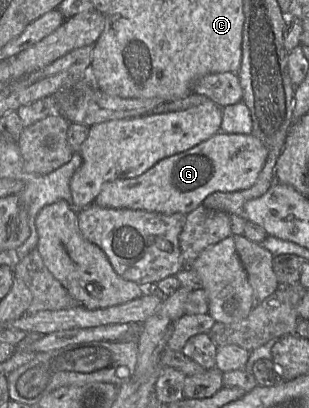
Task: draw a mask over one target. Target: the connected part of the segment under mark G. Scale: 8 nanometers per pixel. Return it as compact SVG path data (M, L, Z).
M219 131L200 144L157 162L134 178L116 179L103 184L94 203L113 209L132 209L165 215L188 214L214 192L234 192L252 187L268 156L266 146L252 134Z

